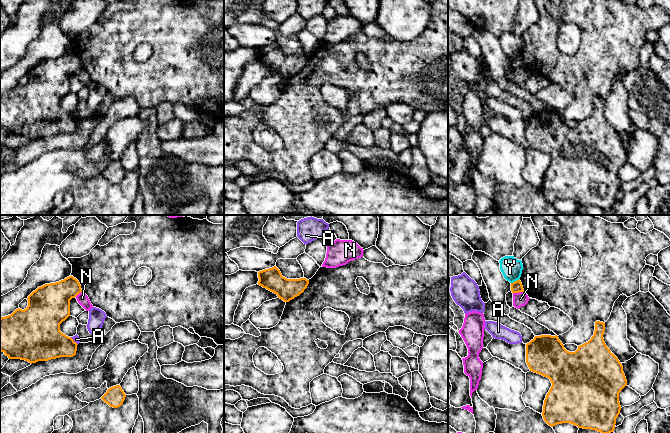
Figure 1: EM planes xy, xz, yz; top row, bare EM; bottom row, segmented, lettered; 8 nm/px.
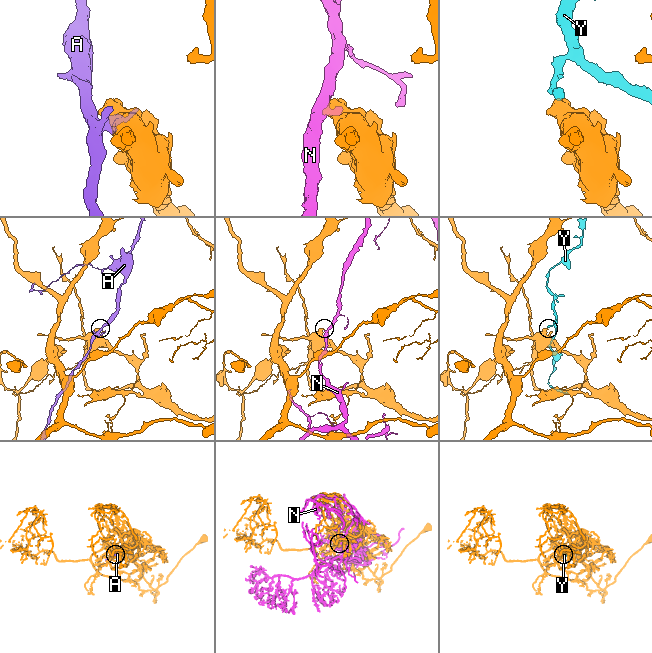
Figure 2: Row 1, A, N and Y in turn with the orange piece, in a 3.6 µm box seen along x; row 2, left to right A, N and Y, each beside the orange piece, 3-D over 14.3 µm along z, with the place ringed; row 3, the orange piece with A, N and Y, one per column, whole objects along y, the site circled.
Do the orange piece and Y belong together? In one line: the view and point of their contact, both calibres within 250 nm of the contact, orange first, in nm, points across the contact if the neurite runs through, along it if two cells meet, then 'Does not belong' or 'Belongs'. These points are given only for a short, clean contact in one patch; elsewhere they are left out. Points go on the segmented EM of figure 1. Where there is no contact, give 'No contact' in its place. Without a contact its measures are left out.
Touches orange at yz (515, 281). Thickness 90 nm (orange) against 170 nm. Boundary: yz (519, 278), (511, 283). Does not belong

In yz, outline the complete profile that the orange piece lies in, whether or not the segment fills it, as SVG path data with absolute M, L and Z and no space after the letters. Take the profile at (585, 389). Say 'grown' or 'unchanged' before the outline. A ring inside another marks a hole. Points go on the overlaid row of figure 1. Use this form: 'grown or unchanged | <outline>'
unchanged | M596 321L594 335L588 342L578 346L575 352L567 351L557 335L535 336L526 344L526 363L530 371L549 378L552 383L544 400L542 412L543 419L549 426L570 423L578 428L596 430L601 433L614 431L616 418L621 410L619 393L627 386L627 380L622 364L604 342L604 331L605 323Z

